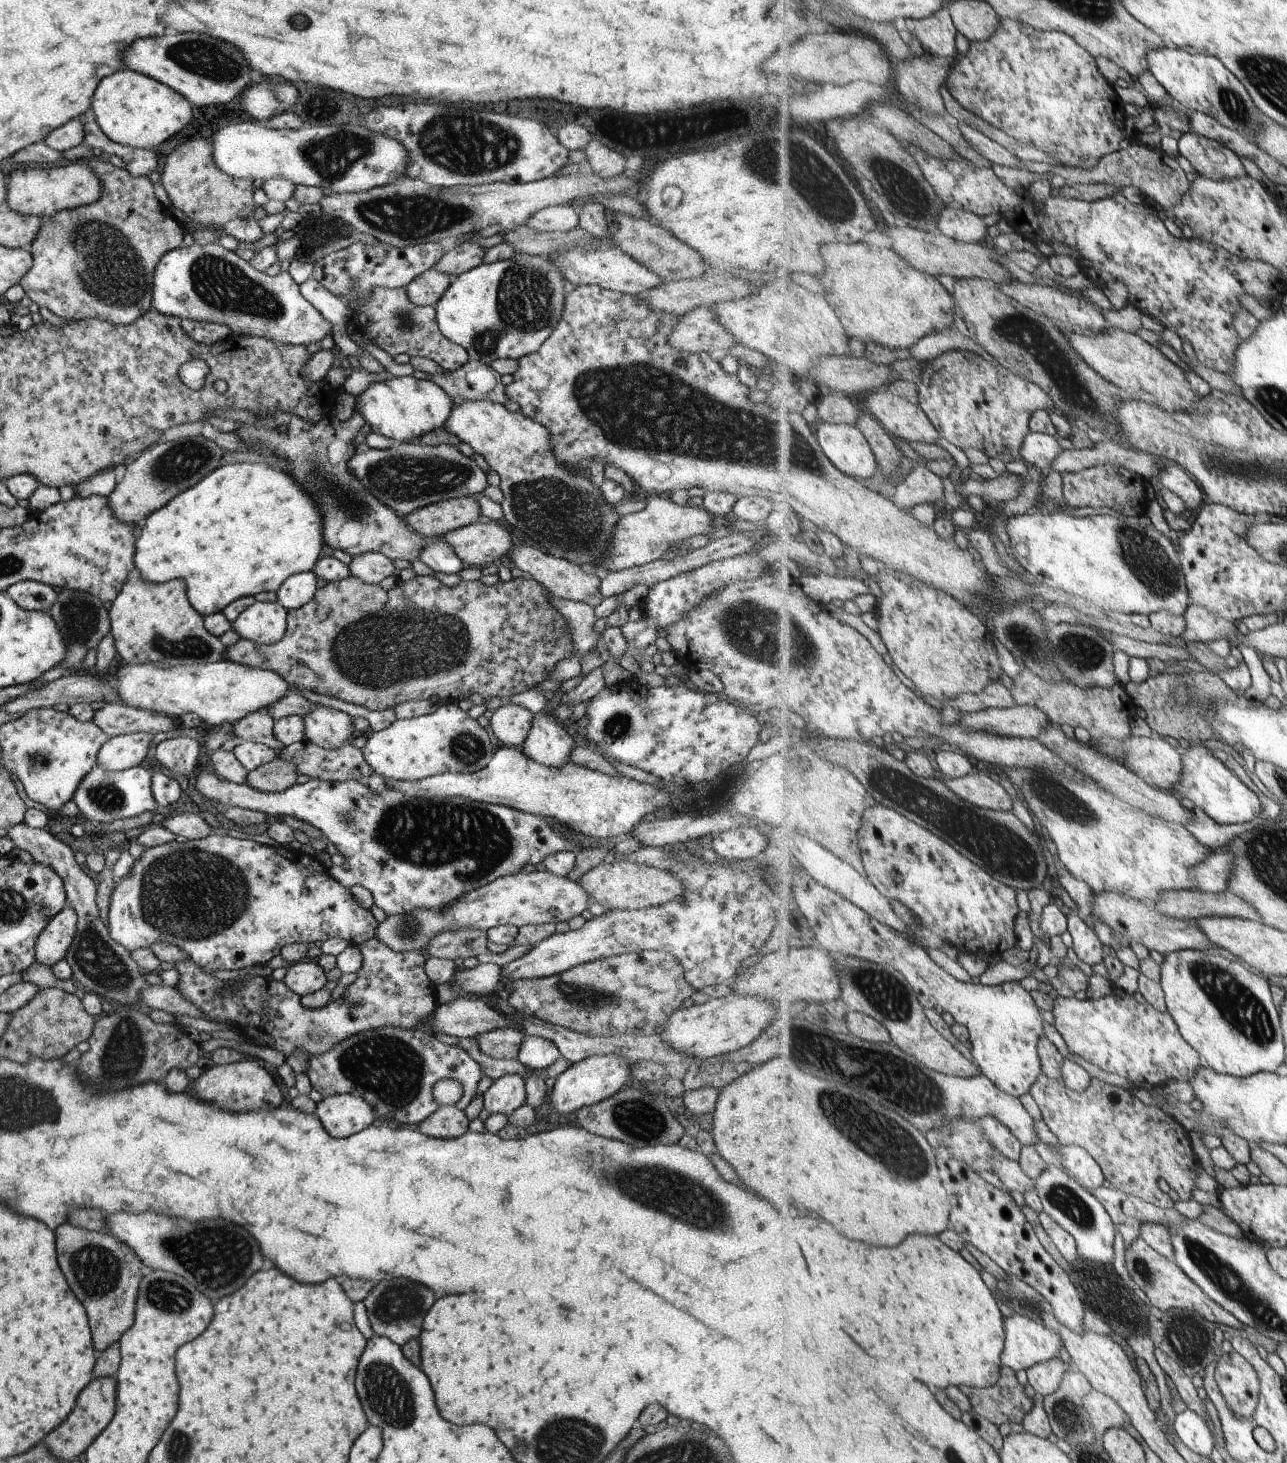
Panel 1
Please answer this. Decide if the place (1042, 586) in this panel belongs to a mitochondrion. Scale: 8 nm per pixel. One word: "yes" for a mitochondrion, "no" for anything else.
no

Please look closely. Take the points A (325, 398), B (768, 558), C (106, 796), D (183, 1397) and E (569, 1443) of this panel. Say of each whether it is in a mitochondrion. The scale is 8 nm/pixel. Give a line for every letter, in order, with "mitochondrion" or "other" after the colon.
A: other
B: other
C: mitochondrion
D: other
E: mitochondrion

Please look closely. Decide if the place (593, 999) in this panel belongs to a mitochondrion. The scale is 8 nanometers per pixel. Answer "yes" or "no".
yes

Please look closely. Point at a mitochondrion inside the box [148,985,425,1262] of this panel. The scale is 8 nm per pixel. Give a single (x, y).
(315, 1033)

